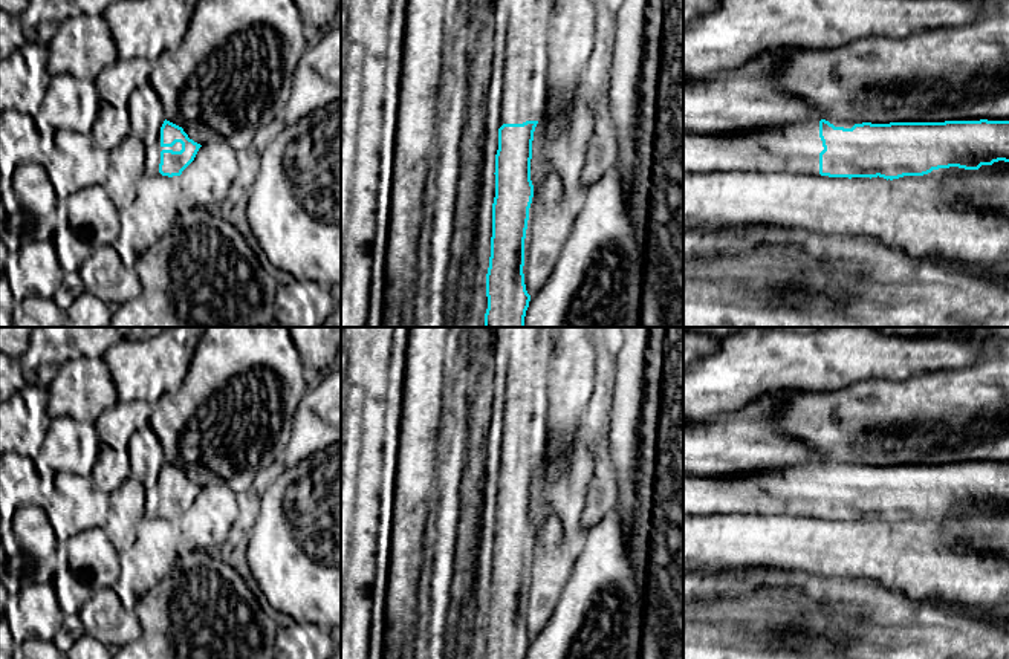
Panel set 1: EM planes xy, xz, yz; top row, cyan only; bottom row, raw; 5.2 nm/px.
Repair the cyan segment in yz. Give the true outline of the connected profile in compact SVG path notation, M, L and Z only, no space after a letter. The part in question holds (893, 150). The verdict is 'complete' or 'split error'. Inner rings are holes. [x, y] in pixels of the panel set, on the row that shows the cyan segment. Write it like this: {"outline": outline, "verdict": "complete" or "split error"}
{"outline": "M810 119L792 125L766 127L741 136L705 138L683 135L683 173L806 173L829 177L884 177L923 176L939 168L959 167L978 170L994 162L1009 162L1009 121L945 121L945 122L890 122L835 127L826 119Z", "verdict": "split error"}

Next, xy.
{"outline": "M165 119L161 127L161 147L159 173L173 177L182 174L202 145L190 139L182 127Z", "verdict": "split error"}

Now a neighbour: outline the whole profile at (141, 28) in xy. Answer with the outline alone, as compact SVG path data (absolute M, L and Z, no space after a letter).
M116 0L102 14L121 60L147 58L156 61L162 52L179 47L183 41L199 0Z

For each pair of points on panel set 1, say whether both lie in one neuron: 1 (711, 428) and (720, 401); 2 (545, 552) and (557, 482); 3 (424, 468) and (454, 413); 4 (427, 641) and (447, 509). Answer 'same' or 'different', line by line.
1: different
2: different
3: different
4: same

